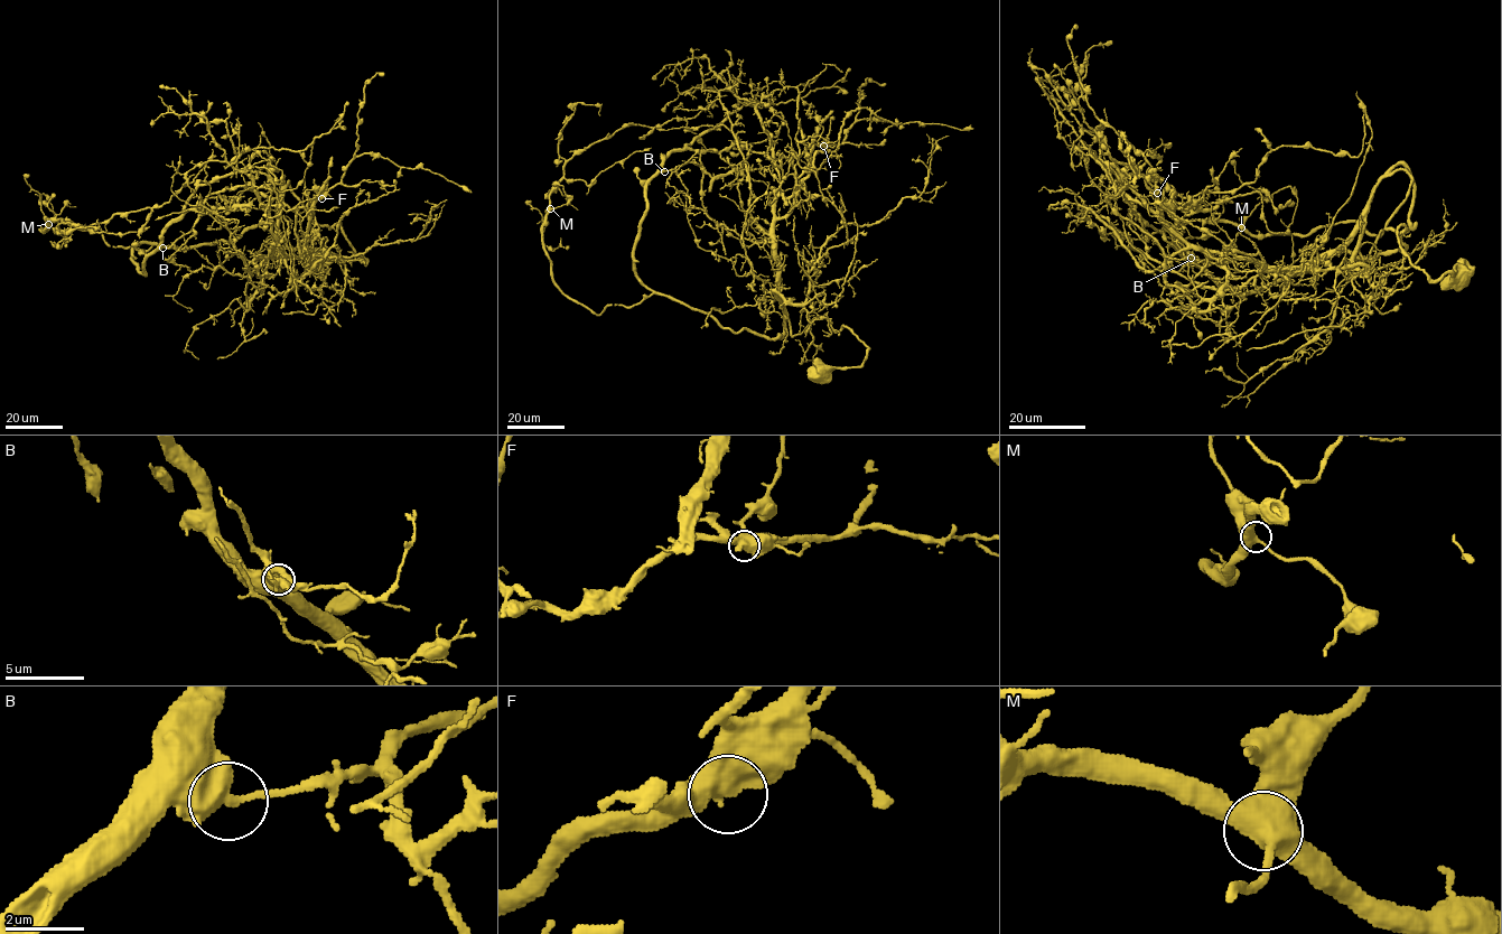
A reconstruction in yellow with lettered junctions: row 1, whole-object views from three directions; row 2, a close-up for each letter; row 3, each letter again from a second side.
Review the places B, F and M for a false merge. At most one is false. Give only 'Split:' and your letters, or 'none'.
Split: B

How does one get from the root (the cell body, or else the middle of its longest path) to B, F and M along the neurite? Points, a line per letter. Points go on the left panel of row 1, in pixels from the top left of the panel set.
B: (319, 261), (365, 263), (283, 177), (276, 224), (184, 248), (139, 243), (137, 268), (162, 248)
F: (319, 261), (365, 263), (338, 223), (311, 217), (288, 181), (271, 248), (294, 278), (279, 212), (322, 198)
M: (319, 261), (365, 263), (283, 177), (277, 222), (229, 241), (140, 250), (110, 245), (99, 227), (48, 224)

